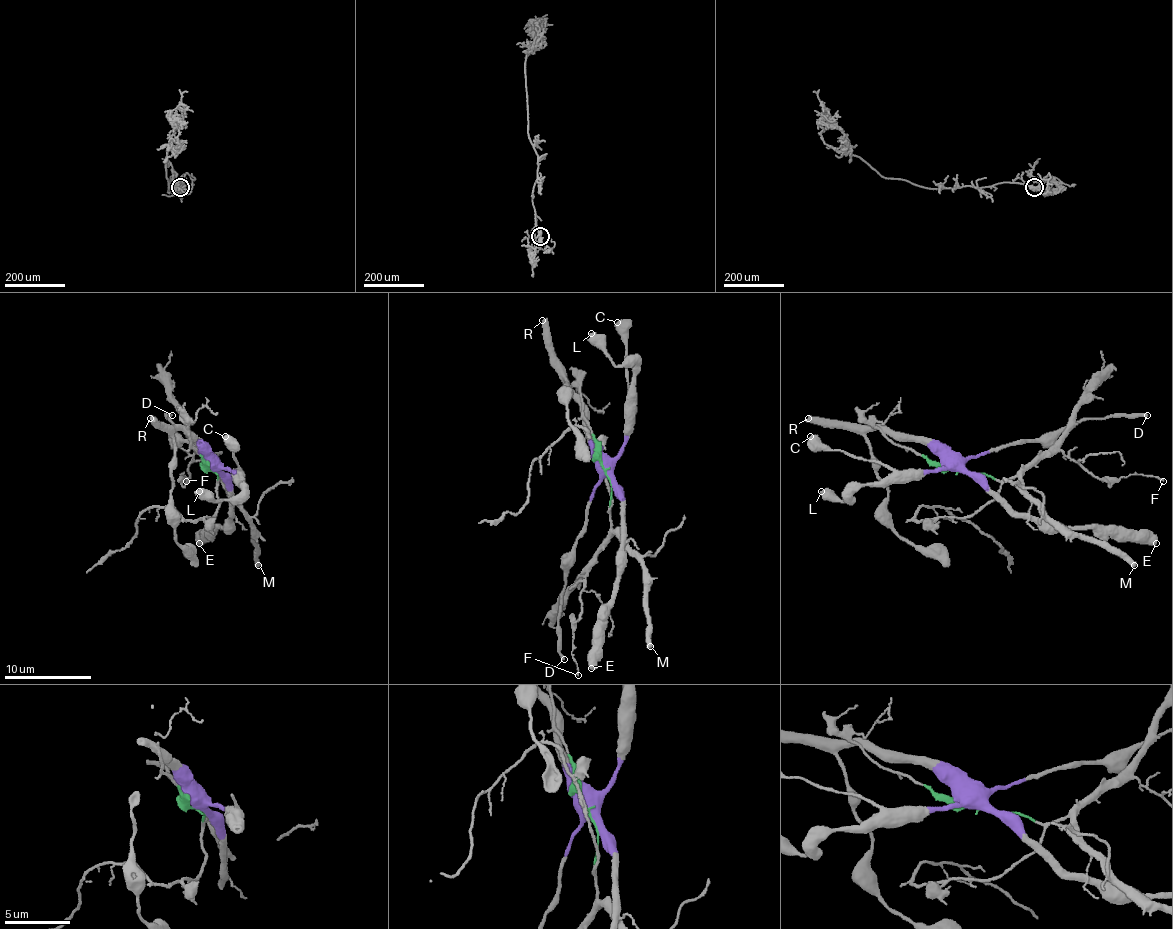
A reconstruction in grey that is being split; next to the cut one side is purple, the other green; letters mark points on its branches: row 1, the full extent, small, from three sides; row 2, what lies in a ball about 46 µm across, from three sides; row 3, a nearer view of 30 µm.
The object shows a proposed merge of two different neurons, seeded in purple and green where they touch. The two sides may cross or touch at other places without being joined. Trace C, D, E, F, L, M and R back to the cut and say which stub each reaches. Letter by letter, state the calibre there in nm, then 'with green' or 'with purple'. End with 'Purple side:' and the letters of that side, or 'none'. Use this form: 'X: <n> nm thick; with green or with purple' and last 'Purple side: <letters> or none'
C: 750 nm thick; with purple
D: 220 nm thick; with purple
E: 650 nm thick; with purple
F: 120 nm thick; with green
L: 650 nm thick; with purple
M: 480 nm thick; with green
R: 550 nm thick; with purple
Purple side: C, D, E, L, R

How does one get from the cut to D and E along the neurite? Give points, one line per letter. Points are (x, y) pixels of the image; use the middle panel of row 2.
D: (603, 469), (584, 532), (575, 545), (575, 560), (566, 573), (560, 599), (558, 653), (564, 659)
E: (603, 469), (618, 495), (621, 566), (616, 577), (616, 595), (605, 618), (601, 657), (590, 668)

